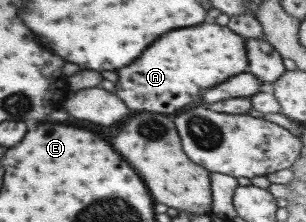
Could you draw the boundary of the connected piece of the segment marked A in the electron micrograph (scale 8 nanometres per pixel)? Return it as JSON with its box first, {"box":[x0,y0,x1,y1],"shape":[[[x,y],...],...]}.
{"box":[115,24,245,114],"shape":[[[199,24],[187,30],[171,30],[147,46],[135,62],[117,70],[115,86],[119,88],[115,88],[115,96],[123,100],[129,110],[171,114],[197,102],[203,90],[221,84],[229,76],[245,72],[245,54],[244,38],[225,26]]]}

